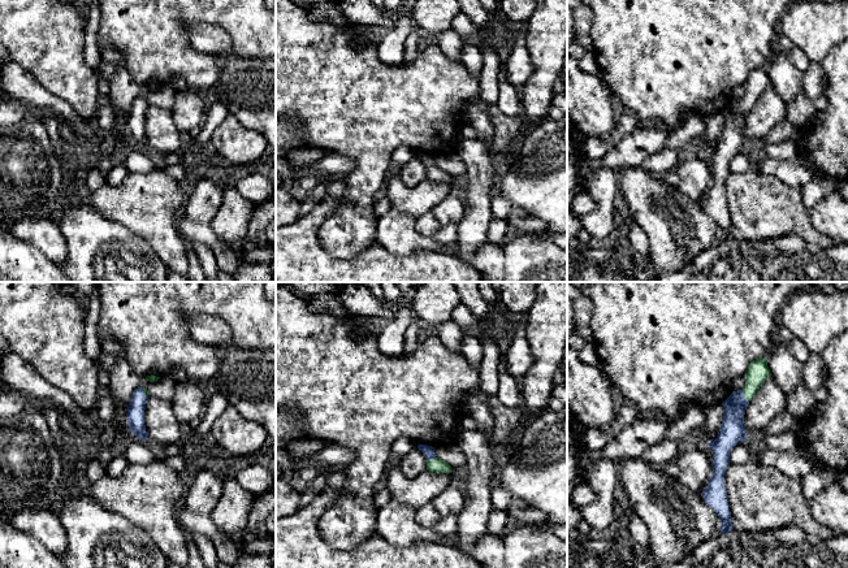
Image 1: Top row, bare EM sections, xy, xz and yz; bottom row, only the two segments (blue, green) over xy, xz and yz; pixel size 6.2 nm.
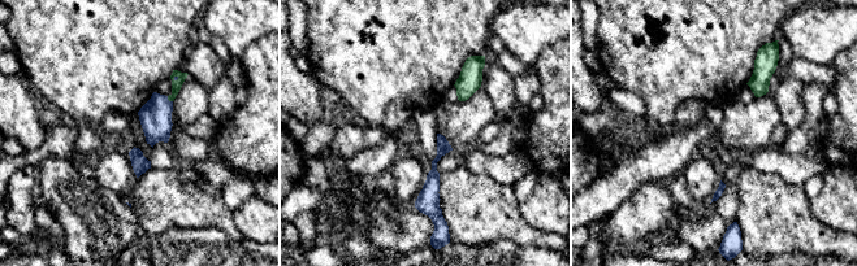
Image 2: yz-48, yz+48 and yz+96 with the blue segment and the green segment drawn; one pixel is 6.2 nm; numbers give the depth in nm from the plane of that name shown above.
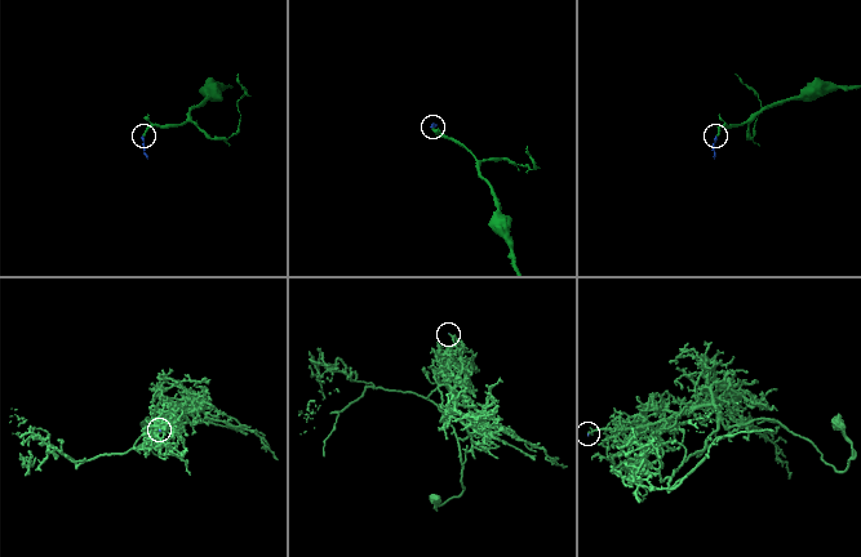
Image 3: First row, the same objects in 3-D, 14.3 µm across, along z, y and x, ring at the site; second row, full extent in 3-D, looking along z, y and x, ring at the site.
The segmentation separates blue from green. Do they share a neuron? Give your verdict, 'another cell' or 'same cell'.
same cell

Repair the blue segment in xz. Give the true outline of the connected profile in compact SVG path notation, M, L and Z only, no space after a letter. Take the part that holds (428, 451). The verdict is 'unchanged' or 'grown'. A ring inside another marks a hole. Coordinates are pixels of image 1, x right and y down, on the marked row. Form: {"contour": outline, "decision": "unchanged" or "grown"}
{"contour": "M417 445L417 448L424 454L427 459L427 469L434 473L449 473L451 472L451 467L444 461L442 459L438 459L434 452L434 447L428 445Z", "decision": "grown"}

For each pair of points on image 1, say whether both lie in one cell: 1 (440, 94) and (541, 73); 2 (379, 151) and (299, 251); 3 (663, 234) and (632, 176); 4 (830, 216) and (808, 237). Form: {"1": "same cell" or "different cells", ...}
{"1": "different cells", "2": "different cells", "3": "same cell", "4": "different cells"}

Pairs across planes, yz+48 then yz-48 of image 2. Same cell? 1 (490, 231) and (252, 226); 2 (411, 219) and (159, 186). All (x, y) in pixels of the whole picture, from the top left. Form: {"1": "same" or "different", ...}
{"1": "different", "2": "different"}

